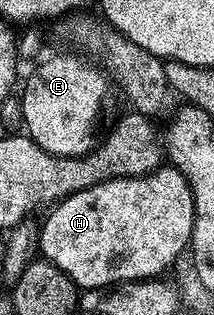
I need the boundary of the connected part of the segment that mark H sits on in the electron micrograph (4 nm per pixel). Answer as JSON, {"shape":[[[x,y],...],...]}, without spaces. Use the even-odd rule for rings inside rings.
{"shape":[[[158,167],[141,177],[112,177],[70,197],[62,197],[48,210],[49,218],[41,229],[41,237],[39,233],[40,256],[59,266],[82,290],[104,290],[130,281],[153,279],[173,253],[190,248],[194,212],[191,187],[177,169]]]}

